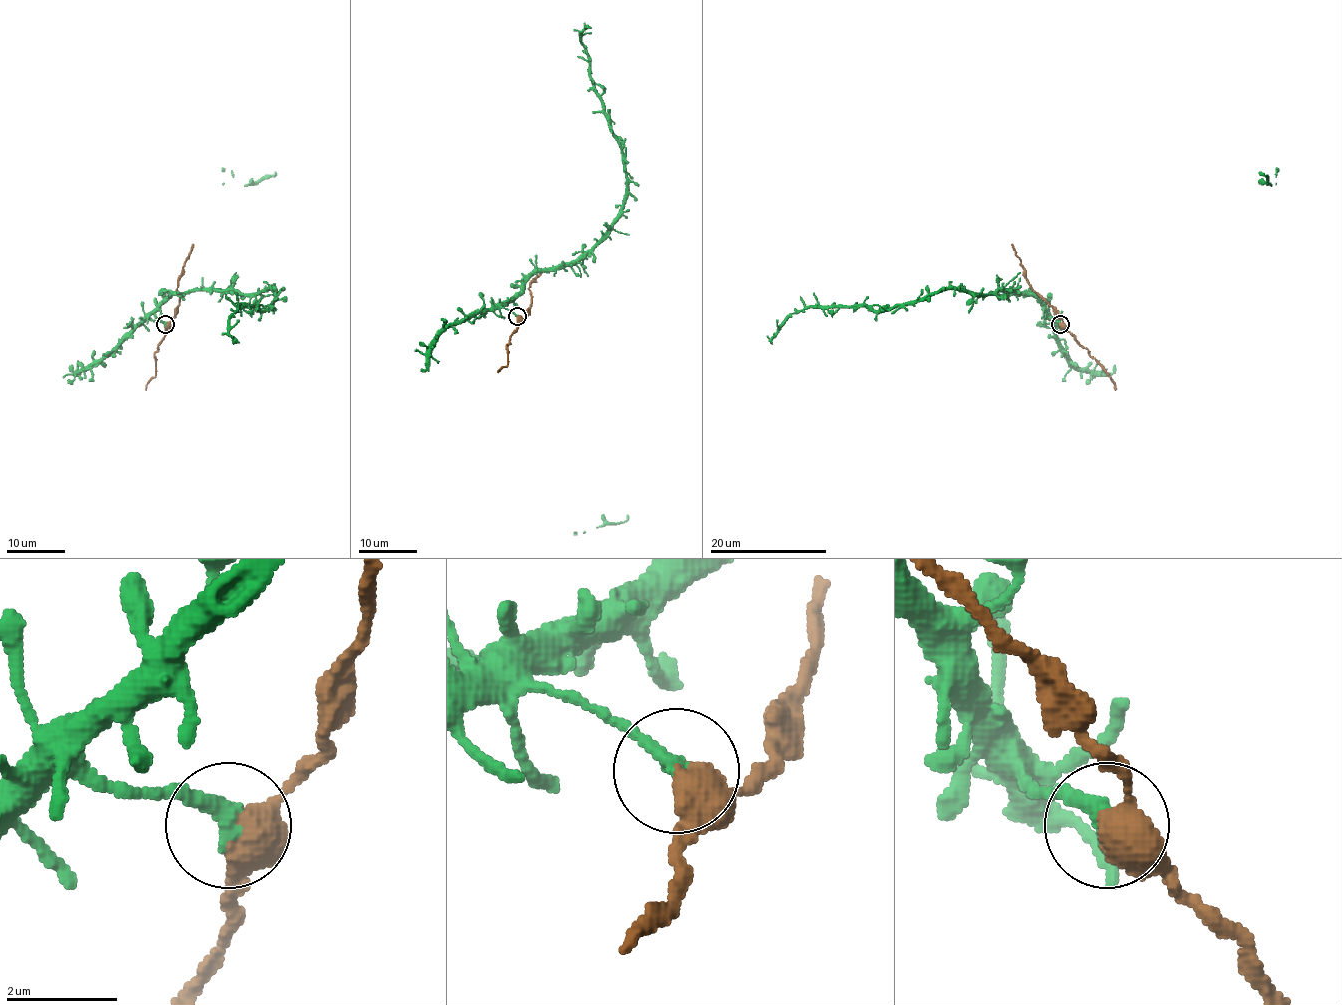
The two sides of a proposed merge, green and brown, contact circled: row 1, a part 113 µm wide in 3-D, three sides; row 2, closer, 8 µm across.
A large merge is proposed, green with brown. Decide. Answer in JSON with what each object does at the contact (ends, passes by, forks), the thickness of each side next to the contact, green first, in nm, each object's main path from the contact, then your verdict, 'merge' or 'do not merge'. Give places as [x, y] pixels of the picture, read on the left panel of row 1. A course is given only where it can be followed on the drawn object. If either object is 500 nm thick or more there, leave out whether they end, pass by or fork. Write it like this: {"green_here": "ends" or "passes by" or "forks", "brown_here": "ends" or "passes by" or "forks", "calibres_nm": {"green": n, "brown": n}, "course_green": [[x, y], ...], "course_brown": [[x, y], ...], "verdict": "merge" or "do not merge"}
{"green_here": "ends", "brown_here": "passes by", "calibres_nm": {"green": 360, "brown": 480}, "course_green": [[165, 324], [149, 316], [168, 296], [270, 289], [267, 308], [238, 308], [229, 321], [239, 343]], "course_brown": [[165, 324], [174, 316], [180, 297], [177, 284], [193, 244]], "verdict": "do not merge"}

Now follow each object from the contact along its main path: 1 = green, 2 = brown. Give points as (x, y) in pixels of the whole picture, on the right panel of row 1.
1: (1060, 324), (1034, 296), (948, 289), (890, 308), (804, 308), (785, 321), (772, 343)
2: (1060, 324), (1062, 319), (1030, 284), (1011, 244)

